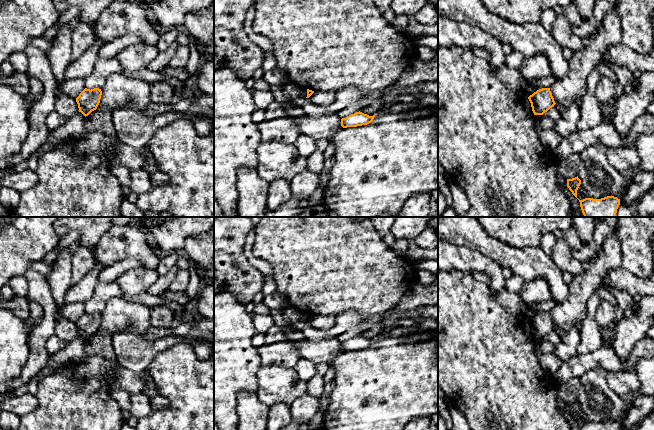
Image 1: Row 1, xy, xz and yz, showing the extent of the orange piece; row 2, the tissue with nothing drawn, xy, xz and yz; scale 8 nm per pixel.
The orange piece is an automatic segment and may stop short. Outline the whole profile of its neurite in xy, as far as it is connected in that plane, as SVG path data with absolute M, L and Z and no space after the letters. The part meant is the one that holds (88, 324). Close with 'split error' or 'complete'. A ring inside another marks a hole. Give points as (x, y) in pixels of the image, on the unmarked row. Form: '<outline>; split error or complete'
M85 312L76 322L79 336L85 341L92 335L96 334L101 323L102 315L99 312L87 313Z; complete

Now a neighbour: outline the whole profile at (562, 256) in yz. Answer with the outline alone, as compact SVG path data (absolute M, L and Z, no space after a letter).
M557 239L551 259L563 272L578 274L583 271L582 262L573 257L565 239Z

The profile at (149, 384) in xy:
M143 371L138 373L139 377L143 378L145 380L145 390L143 393L147 394L149 397L155 397L158 396L158 390L155 387L155 384L150 377L149 373L147 371Z

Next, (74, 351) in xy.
M81 336L67 343L65 348L50 355L45 368L80 362L85 355L84 343L85 340Z

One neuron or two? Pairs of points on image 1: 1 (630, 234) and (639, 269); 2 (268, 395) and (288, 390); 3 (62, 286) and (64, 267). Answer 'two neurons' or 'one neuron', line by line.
1: one neuron
2: one neuron
3: one neuron

